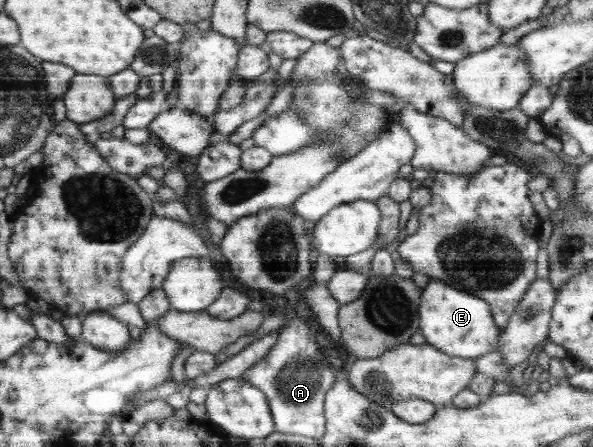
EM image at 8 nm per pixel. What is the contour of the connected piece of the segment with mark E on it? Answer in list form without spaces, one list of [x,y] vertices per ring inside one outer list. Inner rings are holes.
[[[429,282],[422,289],[419,311],[419,332],[425,337],[426,343],[449,356],[476,359],[489,352],[495,352],[500,347],[499,338],[502,332],[495,325],[489,304],[481,298],[460,292],[460,290],[453,290],[441,282]]]

